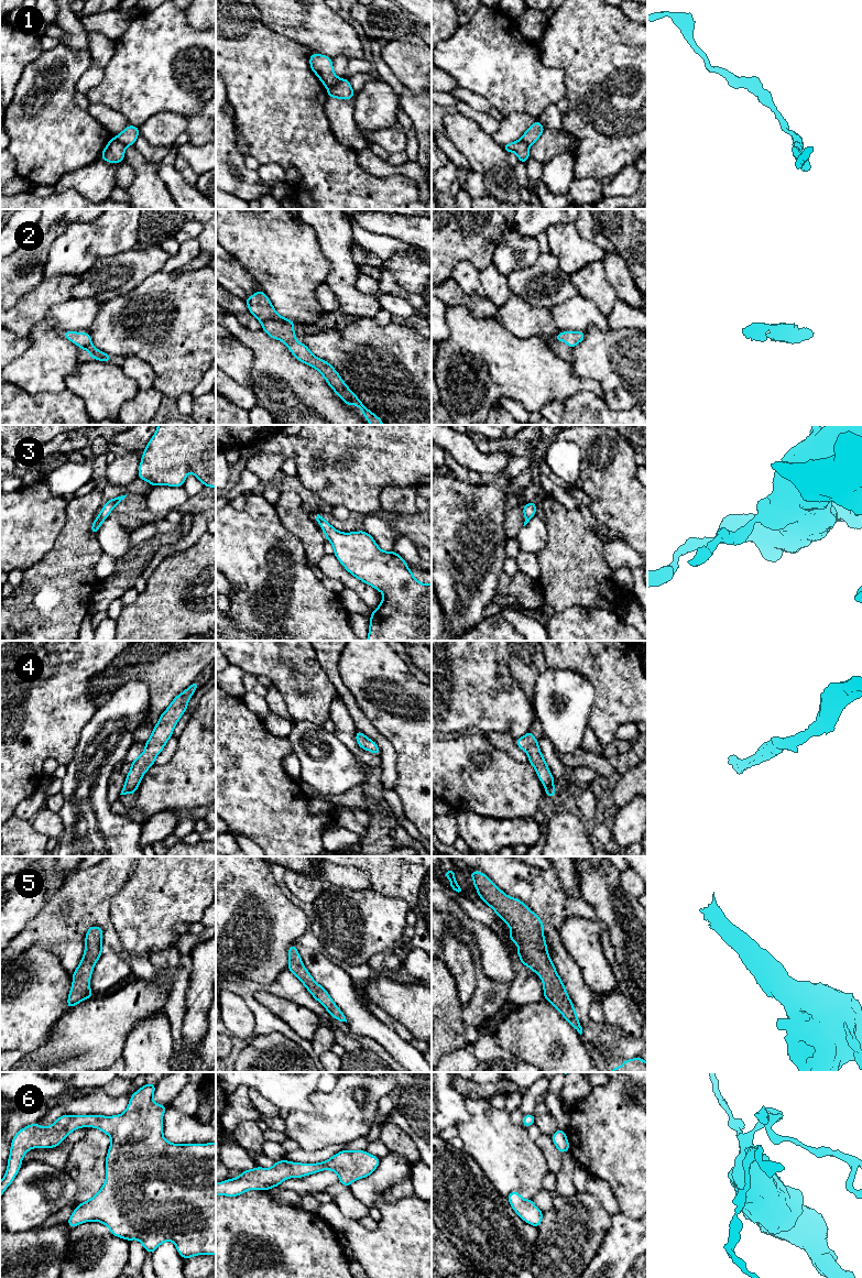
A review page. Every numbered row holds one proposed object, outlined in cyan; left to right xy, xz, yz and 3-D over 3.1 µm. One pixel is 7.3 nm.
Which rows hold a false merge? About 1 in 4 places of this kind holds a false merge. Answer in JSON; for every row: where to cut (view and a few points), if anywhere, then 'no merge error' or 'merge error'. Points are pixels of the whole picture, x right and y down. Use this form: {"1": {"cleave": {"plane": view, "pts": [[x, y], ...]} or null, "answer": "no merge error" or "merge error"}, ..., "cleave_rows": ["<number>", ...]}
{"1": {"cleave": {"plane": "xz", "pts": [[341, 79], [328, 91]]}, "answer": "merge error"}, "2": {"cleave": null, "answer": "no merge error"}, "3": {"cleave": null, "answer": "no merge error"}, "4": {"cleave": null, "answer": "no merge error"}, "5": {"cleave": null, "answer": "no merge error"}, "6": {"cleave": null, "answer": "no merge error"}, "cleave_rows": ["1"]}

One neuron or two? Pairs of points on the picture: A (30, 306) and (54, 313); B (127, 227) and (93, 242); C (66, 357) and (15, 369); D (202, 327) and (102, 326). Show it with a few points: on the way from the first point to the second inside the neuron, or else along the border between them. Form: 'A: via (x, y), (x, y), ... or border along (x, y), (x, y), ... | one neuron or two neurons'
A: border along (71, 297), (53, 305), (44, 319) | two neurons
B: via (118, 228), (110, 235), (101, 238) | one neuron
C: via (54, 357), (40, 369), (28, 369) | one neuron
D: via (177, 327), (156, 327), (144, 339), (127, 340) | one neuron

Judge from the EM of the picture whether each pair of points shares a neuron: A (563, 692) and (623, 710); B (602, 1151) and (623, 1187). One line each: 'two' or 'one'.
A: two
B: one

